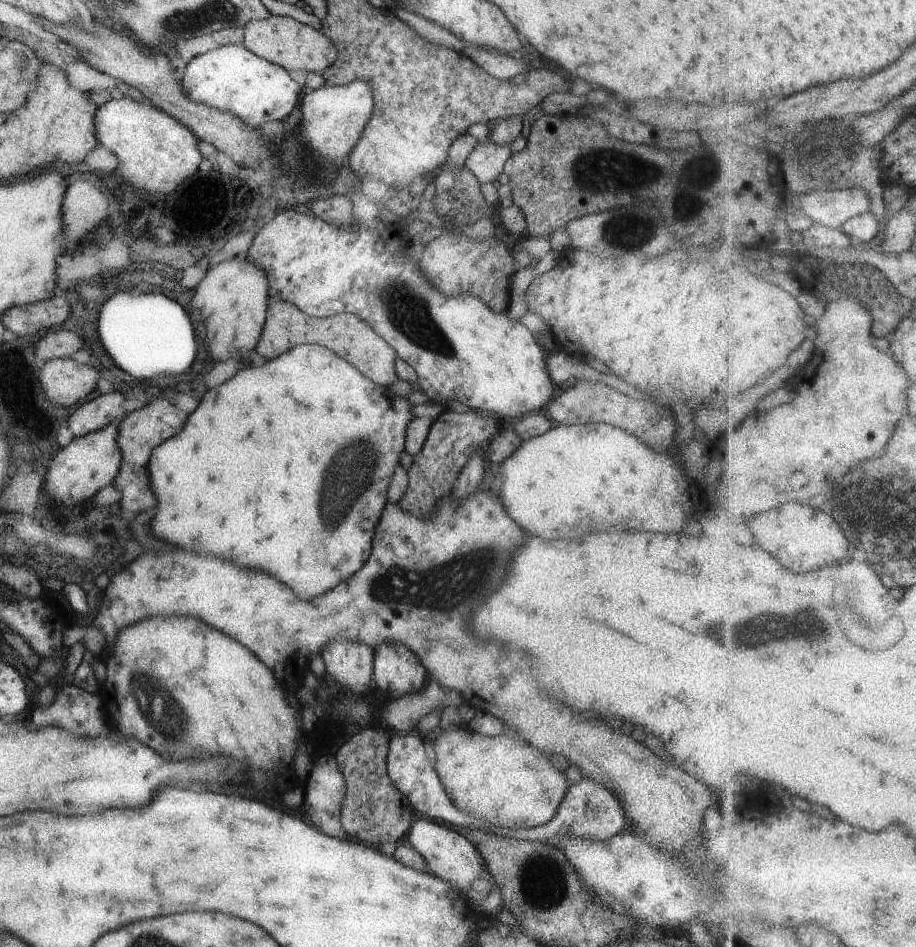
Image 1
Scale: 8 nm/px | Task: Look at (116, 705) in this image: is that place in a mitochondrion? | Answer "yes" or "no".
yes

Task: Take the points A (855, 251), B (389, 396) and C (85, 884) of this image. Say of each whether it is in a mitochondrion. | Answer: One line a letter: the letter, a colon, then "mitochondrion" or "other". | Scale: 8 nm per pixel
A: other
B: other
C: other

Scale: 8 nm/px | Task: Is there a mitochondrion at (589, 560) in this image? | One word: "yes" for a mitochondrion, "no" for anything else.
no

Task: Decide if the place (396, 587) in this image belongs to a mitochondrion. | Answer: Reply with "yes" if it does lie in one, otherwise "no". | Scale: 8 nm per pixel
yes

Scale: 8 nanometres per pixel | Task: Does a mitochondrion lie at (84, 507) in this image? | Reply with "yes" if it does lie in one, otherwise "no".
no

